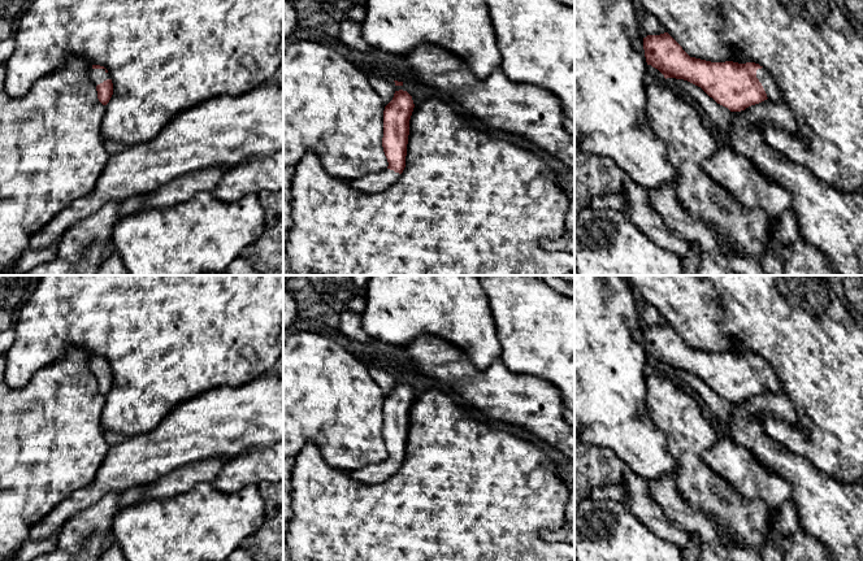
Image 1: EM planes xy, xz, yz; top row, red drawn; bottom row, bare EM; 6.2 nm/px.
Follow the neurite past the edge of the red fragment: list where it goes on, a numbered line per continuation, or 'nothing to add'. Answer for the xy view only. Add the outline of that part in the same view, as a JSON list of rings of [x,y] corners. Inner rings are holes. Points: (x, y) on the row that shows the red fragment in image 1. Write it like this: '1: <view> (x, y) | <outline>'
1: xy (98, 75) | [[[90,69],[88,77],[94,86],[103,83],[107,79],[110,79],[110,75],[105,71],[105,69]]]

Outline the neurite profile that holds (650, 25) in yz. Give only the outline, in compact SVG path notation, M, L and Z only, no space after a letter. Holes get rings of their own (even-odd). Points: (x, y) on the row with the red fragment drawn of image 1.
M651 13L645 14L638 27L641 34L646 35L660 35L665 32L664 27L659 23L658 18Z

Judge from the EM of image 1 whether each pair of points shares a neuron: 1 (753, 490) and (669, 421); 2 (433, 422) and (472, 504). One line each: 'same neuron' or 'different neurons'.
1: different neurons
2: same neuron

